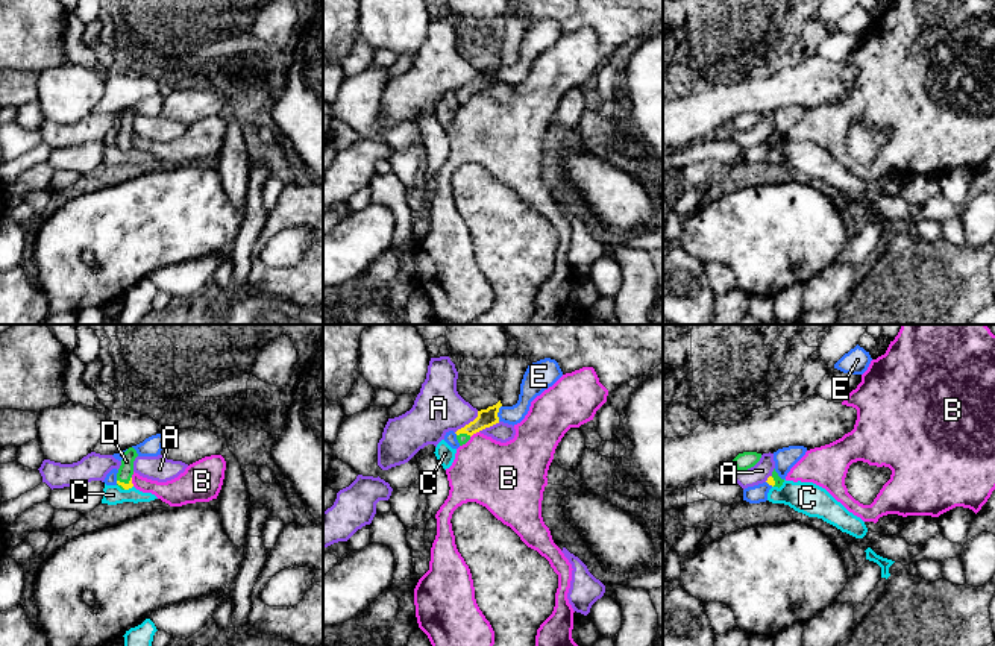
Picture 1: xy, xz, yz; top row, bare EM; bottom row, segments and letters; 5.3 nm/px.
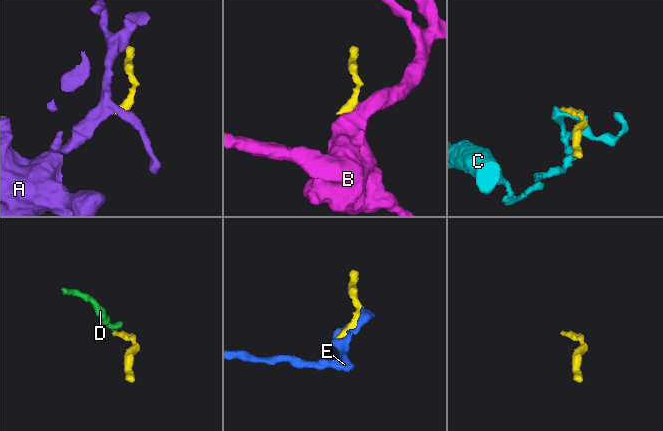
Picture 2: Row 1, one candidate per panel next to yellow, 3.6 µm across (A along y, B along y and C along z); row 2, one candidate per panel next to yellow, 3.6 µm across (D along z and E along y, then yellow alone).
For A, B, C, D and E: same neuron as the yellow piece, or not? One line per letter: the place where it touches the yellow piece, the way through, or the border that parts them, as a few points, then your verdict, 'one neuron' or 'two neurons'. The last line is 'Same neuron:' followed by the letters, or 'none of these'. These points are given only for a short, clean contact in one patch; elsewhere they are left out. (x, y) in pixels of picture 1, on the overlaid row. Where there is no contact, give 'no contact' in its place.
A: contact xz (469, 423); two neurons
B: contact xz (473, 432); border xz (478, 431), (470, 437); two neurons
C: contact xy (128, 489); border xy (132, 486), (125, 490); two neurons
D: contact xy (123, 482); way xy (125, 486), (123, 482), (126, 469); one neuron
E: contact xz (498, 411); two neurons
Same neuron: D

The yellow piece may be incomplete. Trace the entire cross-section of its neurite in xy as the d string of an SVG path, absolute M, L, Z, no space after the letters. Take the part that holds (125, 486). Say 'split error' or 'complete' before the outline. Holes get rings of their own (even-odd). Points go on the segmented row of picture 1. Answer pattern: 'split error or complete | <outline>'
split error | M129 447L123 453L121 466L117 473L117 485L121 490L129 490L133 487L132 484L132 475L133 475L133 461L138 456L137 450L133 447Z

